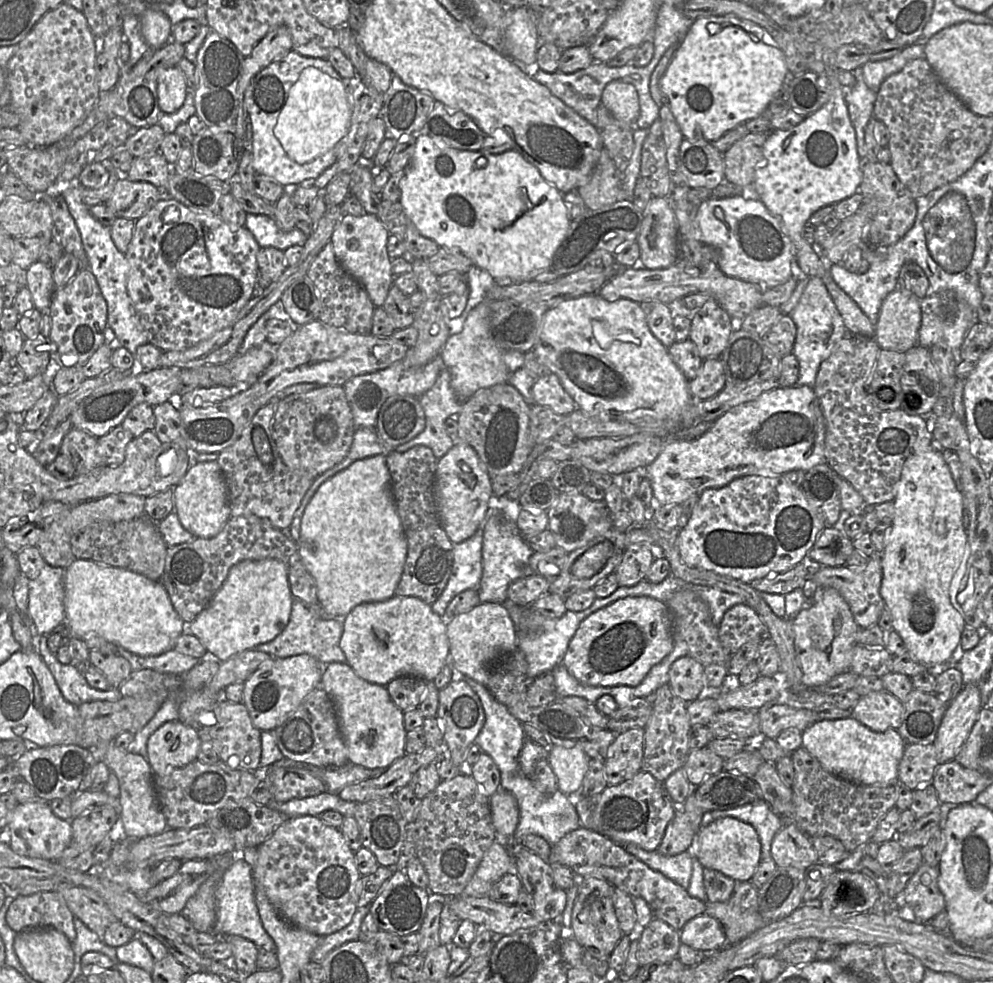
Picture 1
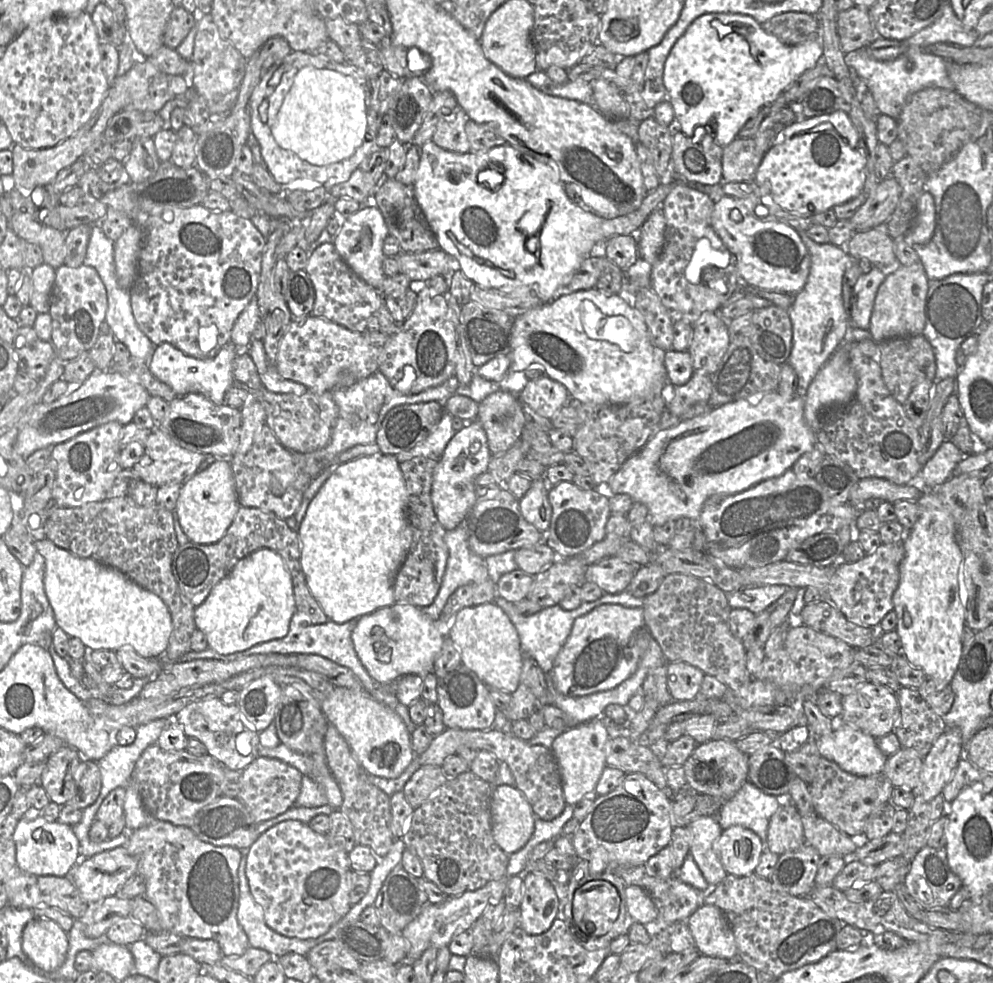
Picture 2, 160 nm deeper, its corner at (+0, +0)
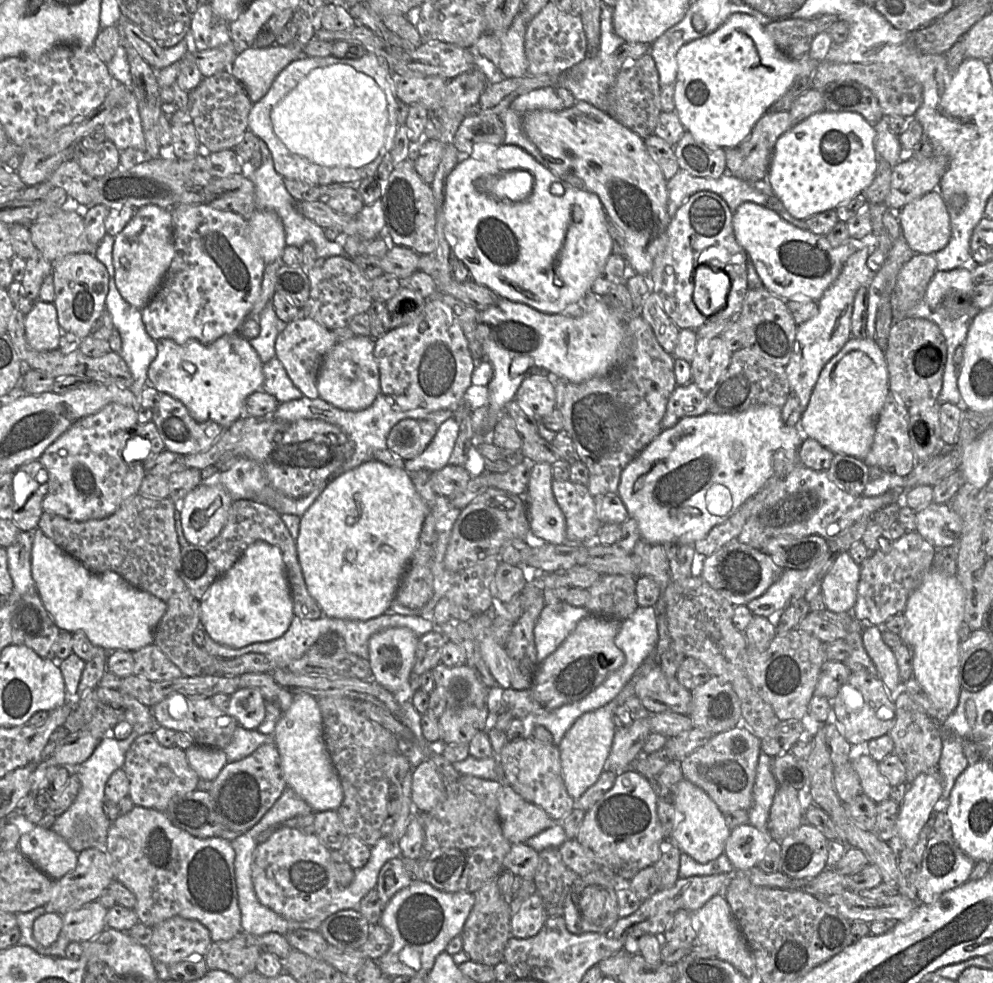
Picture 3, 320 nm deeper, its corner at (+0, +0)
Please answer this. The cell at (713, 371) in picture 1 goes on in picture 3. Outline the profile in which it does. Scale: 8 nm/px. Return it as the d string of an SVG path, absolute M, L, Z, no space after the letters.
M693 381L677 385L669 397L661 425L663 429L668 429L684 417L698 416L706 412L706 393Z

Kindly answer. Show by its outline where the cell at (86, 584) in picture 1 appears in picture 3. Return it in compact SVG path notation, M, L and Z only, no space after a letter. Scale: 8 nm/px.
M39 528L34 533L31 571L39 597L60 630L84 633L94 645L107 651L137 651L154 643L156 627L166 612L166 603L153 594L132 586L114 571L104 573L90 571L58 547Z

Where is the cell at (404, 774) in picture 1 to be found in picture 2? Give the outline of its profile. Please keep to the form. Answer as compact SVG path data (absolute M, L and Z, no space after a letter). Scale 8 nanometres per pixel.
M447 728L434 736L429 747L418 755L421 766L441 767L444 760L456 754L460 746L492 753L499 762L508 765L515 787L524 795L536 816L545 821L553 820L564 810L566 803L563 796L562 781L554 754L542 745L531 745L526 740L513 736L508 730L491 728L488 730L460 730Z

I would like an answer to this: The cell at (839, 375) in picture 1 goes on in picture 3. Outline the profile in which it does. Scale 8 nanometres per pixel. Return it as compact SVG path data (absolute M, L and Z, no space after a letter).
M891 389L886 397L875 425L875 434L871 448L863 459L870 466L878 466L884 472L898 476L908 475L916 465L909 437L909 412L902 399Z

